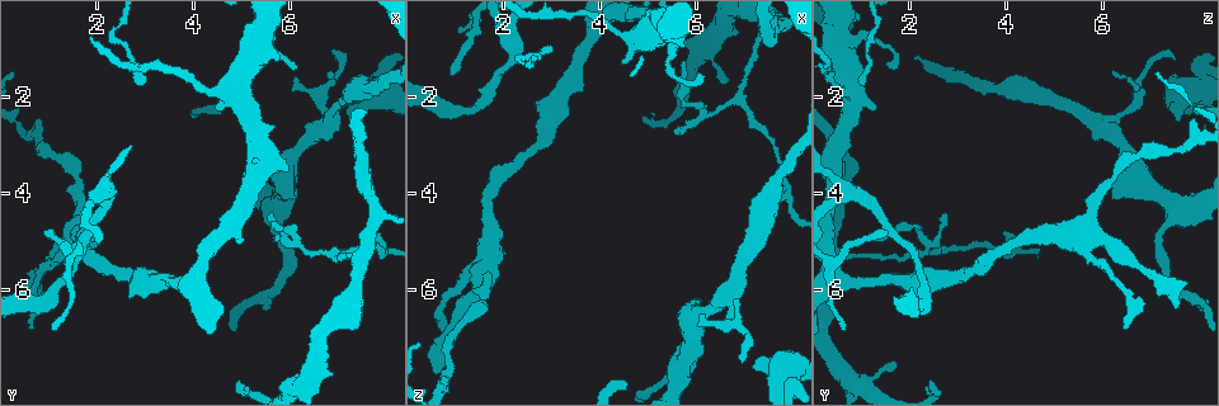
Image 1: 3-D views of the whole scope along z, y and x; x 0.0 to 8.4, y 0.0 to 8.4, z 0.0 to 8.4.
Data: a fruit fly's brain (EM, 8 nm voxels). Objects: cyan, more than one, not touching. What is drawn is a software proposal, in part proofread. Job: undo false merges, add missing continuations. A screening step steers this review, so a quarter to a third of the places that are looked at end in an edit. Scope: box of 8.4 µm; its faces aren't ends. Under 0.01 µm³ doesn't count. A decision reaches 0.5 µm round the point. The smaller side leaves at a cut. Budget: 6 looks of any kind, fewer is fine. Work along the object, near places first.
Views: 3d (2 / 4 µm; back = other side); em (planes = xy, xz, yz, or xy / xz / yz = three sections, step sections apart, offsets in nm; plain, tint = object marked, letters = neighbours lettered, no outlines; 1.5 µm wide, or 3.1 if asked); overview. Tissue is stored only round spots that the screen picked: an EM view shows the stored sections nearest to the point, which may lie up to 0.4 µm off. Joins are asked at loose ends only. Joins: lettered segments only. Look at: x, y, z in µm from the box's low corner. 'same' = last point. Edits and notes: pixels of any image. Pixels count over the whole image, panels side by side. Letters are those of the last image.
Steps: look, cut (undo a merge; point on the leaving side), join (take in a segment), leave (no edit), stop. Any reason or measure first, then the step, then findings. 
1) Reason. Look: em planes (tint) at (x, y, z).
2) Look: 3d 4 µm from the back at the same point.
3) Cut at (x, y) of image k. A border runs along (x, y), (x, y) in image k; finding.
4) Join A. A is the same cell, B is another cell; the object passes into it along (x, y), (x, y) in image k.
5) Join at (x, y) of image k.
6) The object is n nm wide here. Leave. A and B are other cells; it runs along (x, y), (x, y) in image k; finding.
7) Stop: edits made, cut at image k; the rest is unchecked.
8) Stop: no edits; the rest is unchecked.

Free end. Look: 3d 2 µm at (6.70, 7.45, 1.75).

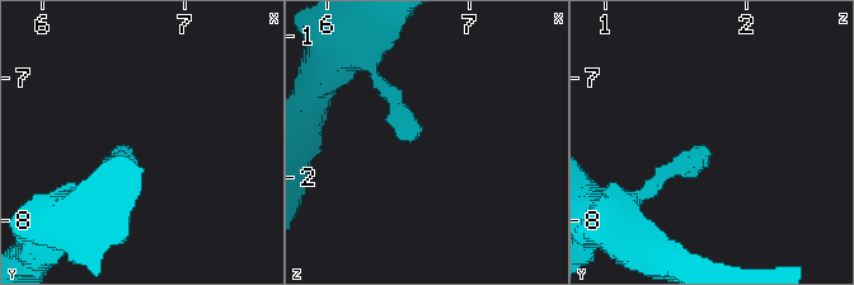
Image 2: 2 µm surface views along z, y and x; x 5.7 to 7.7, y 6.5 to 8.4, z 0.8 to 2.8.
Shape alone is not enough. Look: em planes (letters) at (6.66, 7.50, 1.70).

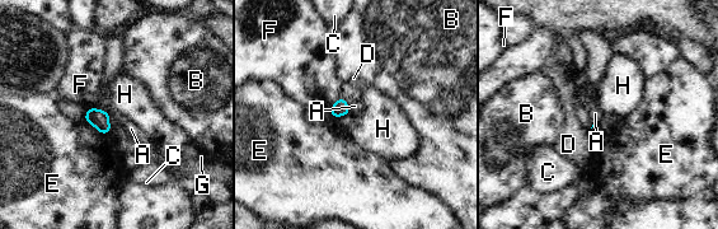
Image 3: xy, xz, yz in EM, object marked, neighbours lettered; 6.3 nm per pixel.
Leave. A, B, C, D, E, F, G and H are other cells; a border runs along (347, 102), (347, 107), (352, 112) in image 3; no lettered segment goes on from it.

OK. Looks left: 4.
A fork. Look: em xy step 4 (tint) at (6.95, 5.25, 1.95).

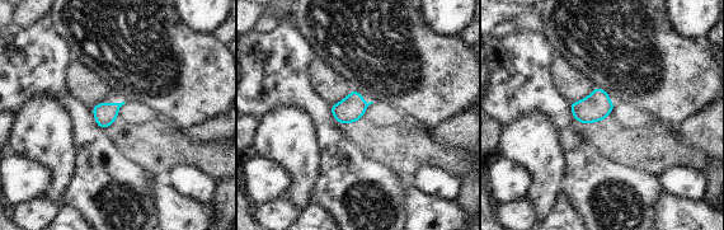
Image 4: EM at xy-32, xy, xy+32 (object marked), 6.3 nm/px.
Another direction. Look: em yz step 8 (letters) at the same point.

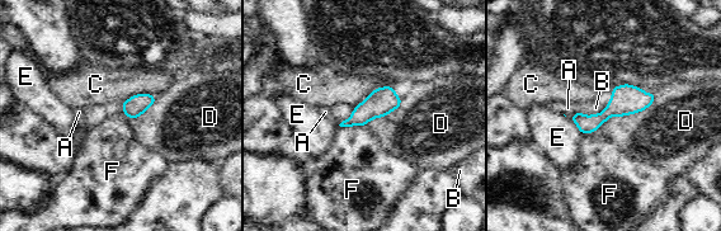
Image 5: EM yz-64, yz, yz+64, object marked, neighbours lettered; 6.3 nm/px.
Leave. A, B, C, D, E and F are other cells; a border runs along (604, 107), (588, 116), (576, 111) in image 5; continuous, no second neuron.

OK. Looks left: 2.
An open end. Look: 3d 4 µm from the back at (7.30, 2.55, 7.55).

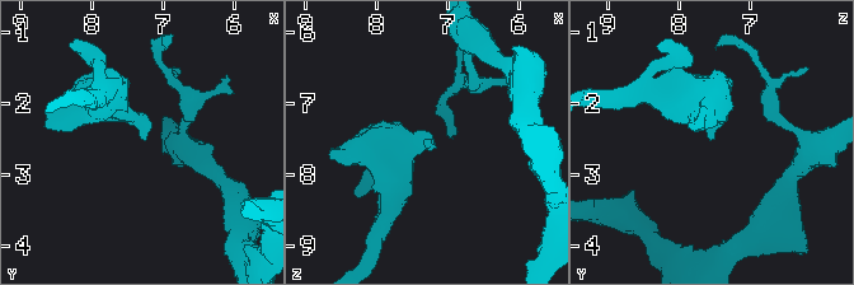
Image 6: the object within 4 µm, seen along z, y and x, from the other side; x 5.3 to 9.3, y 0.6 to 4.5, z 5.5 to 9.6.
Need the tissue. Look: em planes (letters) at (7.25, 2.50, 7.50).

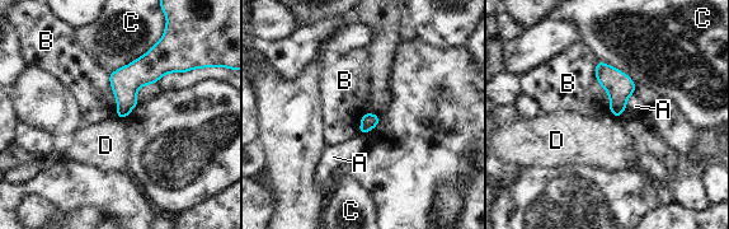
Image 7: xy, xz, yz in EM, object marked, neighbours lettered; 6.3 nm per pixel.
Leave. A, B, C and D are other cells; none of them fits.

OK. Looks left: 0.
Stop: no edits; the rest is unchecked.

